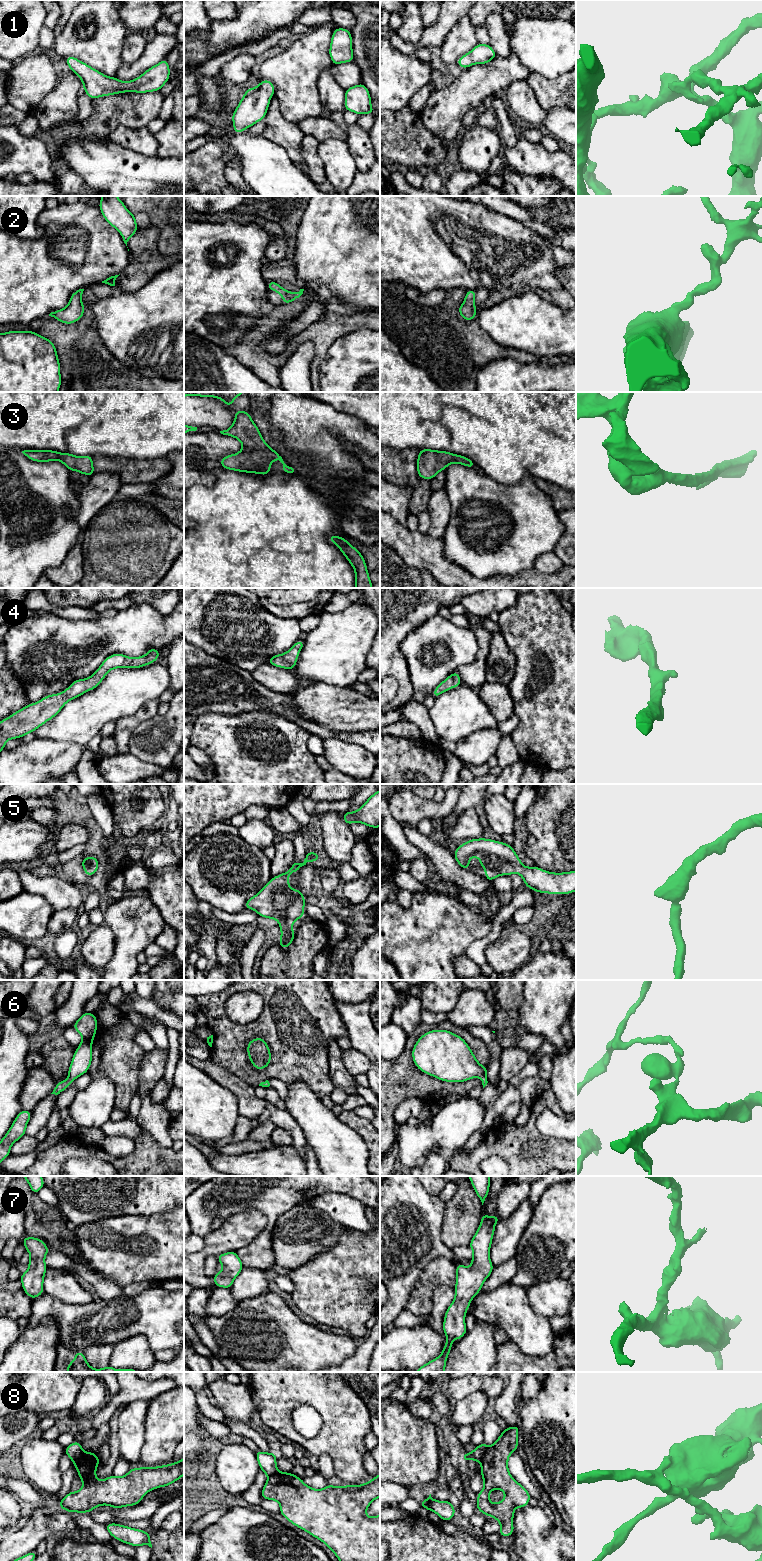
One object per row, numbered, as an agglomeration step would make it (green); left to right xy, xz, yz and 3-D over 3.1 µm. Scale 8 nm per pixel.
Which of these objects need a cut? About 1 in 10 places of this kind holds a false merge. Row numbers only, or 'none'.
8

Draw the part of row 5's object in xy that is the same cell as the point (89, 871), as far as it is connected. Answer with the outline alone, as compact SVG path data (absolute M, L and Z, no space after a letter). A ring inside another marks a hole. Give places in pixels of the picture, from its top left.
M88 856L82 859L81 866L84 868L84 873L87 876L92 876L98 870L99 861L96 857Z

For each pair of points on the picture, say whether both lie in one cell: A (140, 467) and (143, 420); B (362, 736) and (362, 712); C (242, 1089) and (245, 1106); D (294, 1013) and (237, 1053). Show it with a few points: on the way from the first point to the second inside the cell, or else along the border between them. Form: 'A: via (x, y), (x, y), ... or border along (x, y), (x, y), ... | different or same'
A: border along (117, 456), (133, 459), (163, 458) | different
B: border along (369, 729), (338, 731) | different
C: via (245, 1093), (245, 1102) | same
D: via (278, 1025), (256, 1028), (246, 1037) | same

